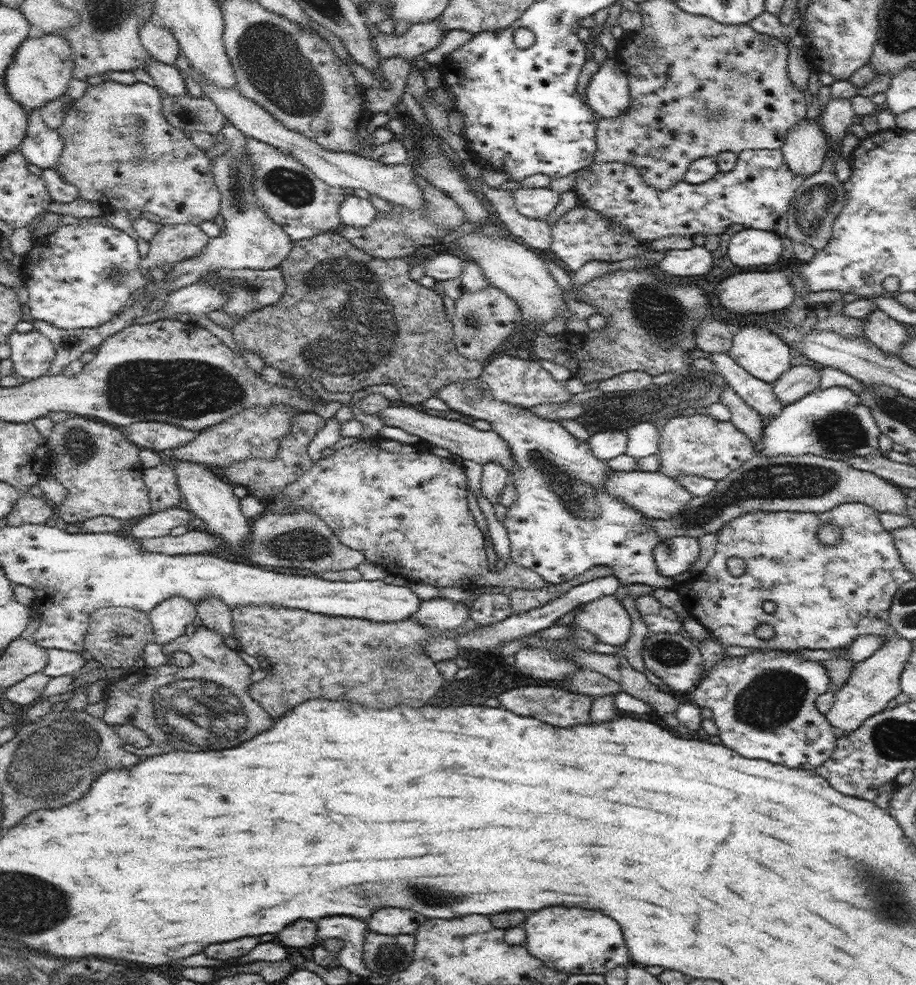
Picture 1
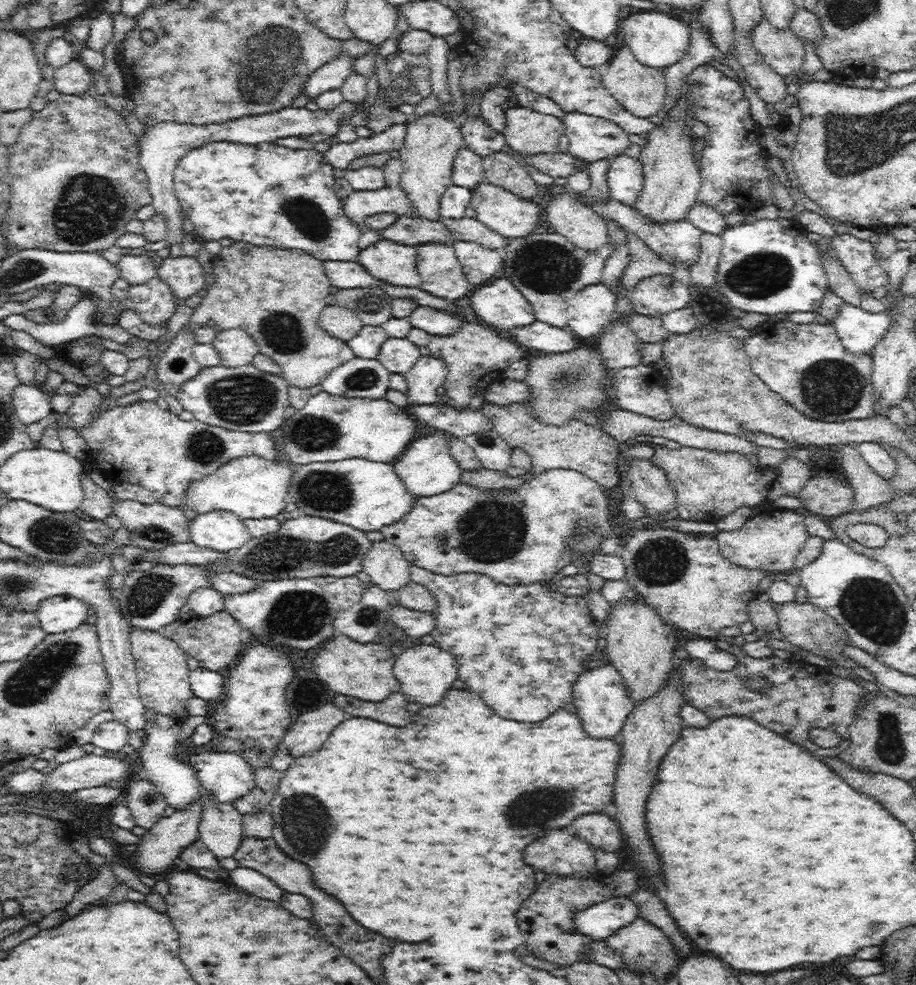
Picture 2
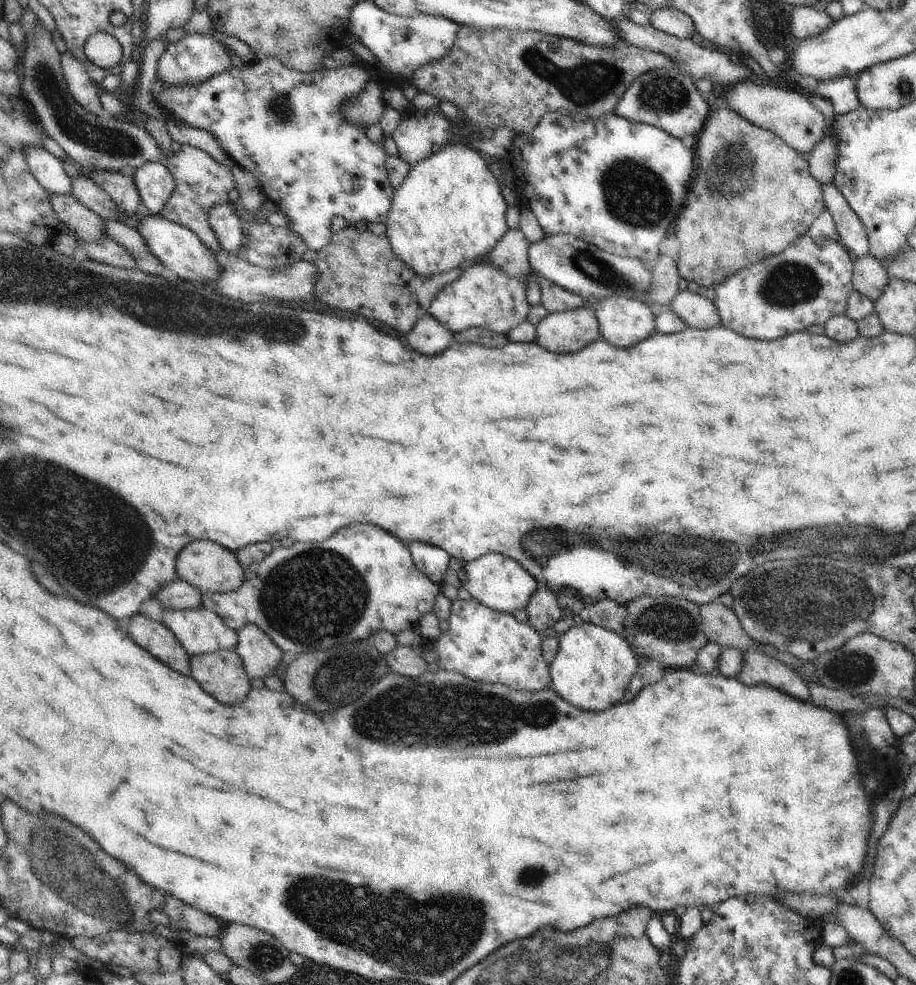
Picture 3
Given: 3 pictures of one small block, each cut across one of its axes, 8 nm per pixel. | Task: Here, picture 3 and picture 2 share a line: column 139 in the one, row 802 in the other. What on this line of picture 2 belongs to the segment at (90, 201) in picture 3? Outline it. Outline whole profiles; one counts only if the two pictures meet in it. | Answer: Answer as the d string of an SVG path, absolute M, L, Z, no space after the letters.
M220 800L208 802L202 812L198 830L200 830L200 840L208 846L208 850L214 856L218 856L218 860L232 858L244 834L242 812L238 812L228 802Z

